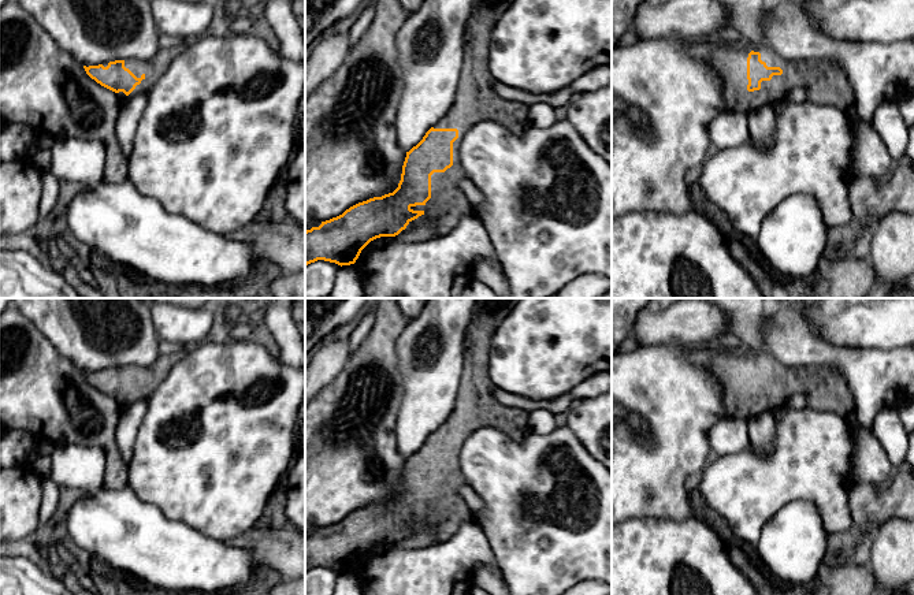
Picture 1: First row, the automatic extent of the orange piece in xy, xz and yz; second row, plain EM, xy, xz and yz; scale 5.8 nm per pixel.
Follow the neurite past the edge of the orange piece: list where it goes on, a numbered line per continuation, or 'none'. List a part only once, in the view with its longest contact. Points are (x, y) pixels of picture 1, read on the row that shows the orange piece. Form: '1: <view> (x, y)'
1: xz (475, 100)

